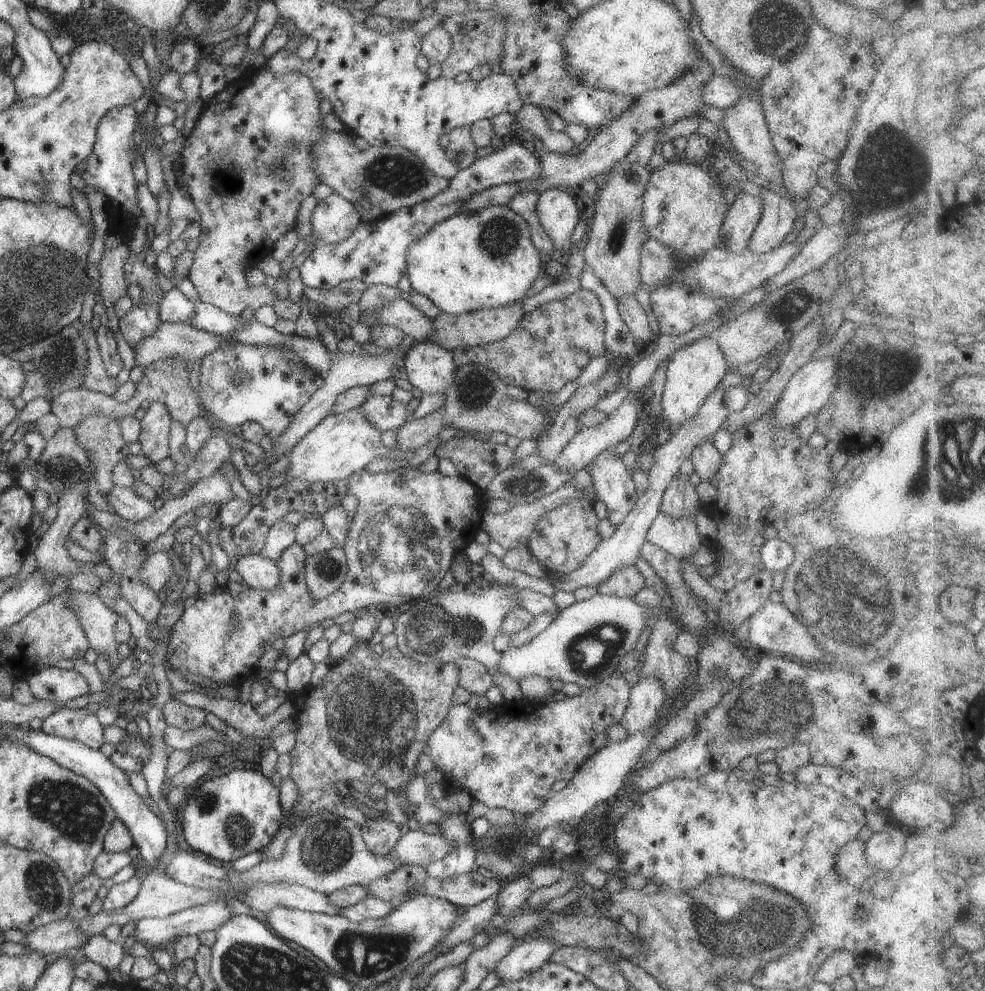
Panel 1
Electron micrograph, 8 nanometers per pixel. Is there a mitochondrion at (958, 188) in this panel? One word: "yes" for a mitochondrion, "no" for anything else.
no

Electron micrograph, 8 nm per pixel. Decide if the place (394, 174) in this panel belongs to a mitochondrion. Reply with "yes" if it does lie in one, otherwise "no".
yes

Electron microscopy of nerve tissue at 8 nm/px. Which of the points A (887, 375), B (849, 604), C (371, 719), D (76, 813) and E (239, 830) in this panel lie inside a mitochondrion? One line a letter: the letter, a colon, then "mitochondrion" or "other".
A: mitochondrion
B: mitochondrion
C: mitochondrion
D: mitochondrion
E: mitochondrion

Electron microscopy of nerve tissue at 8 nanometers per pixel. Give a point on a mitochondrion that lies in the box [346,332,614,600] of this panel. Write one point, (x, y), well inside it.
(476, 389)

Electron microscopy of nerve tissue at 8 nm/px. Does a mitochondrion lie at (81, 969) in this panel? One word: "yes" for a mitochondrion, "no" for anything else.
no

